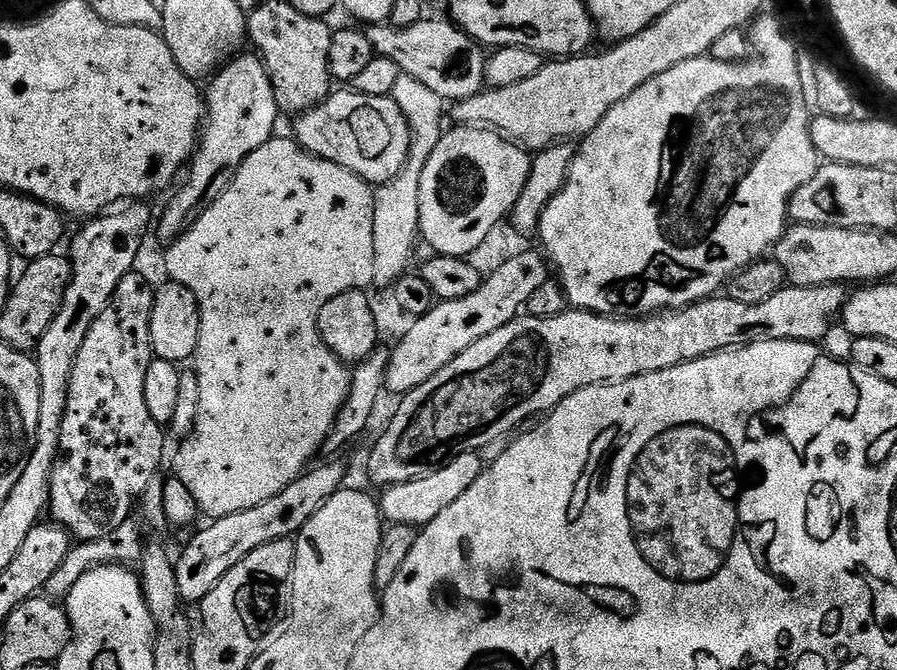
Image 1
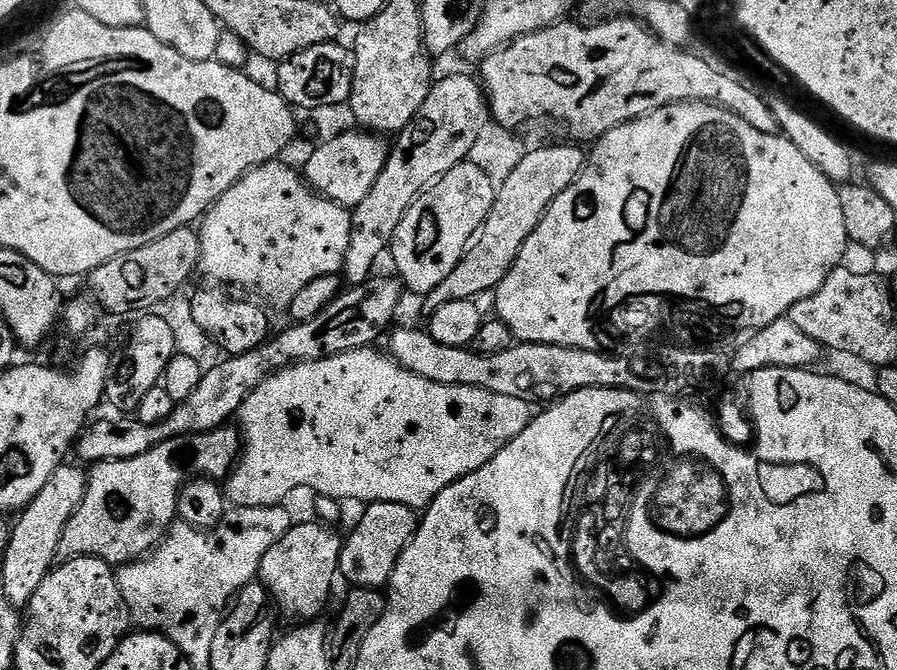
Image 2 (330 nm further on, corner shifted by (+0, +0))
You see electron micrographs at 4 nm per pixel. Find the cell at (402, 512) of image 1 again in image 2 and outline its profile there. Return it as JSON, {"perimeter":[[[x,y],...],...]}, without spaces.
{"perimeter":[[[394,502],[370,504],[363,511],[360,521],[343,541],[338,572],[349,580],[349,585],[380,590],[391,581],[398,558],[416,533],[418,516],[413,509]]]}

